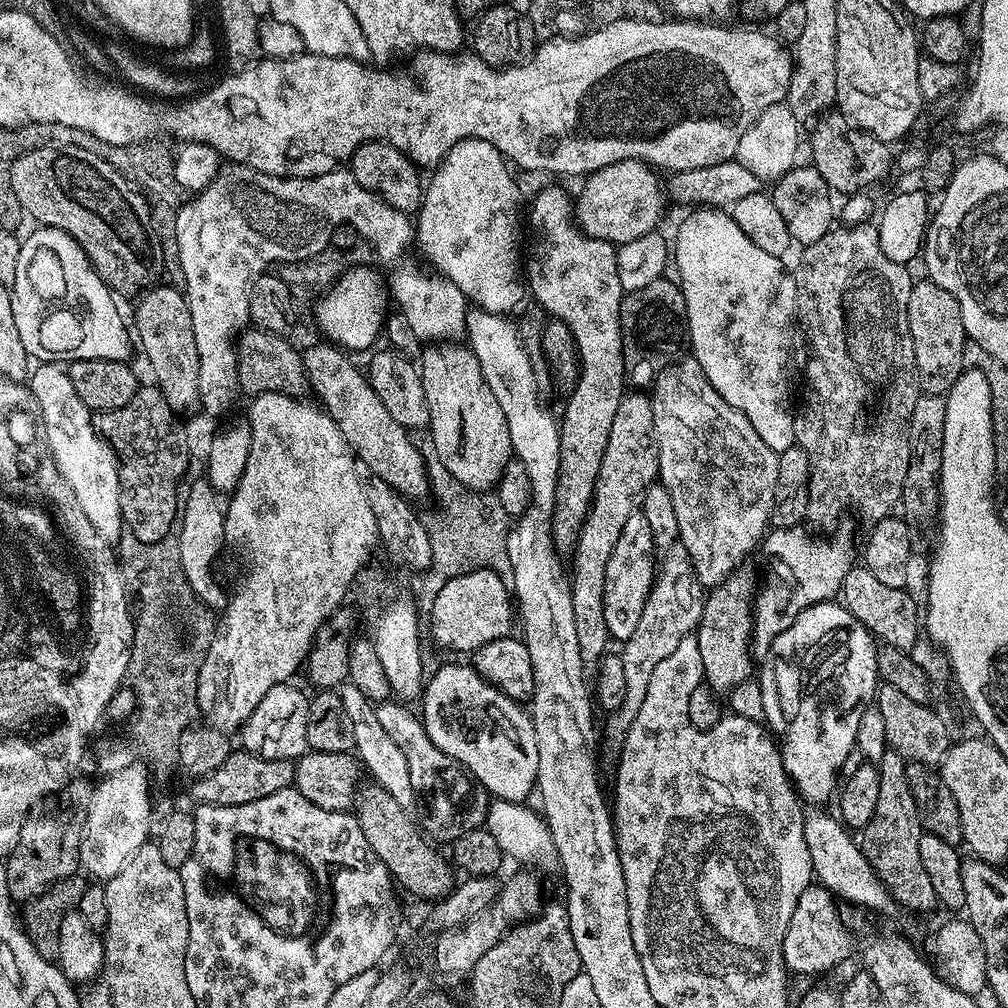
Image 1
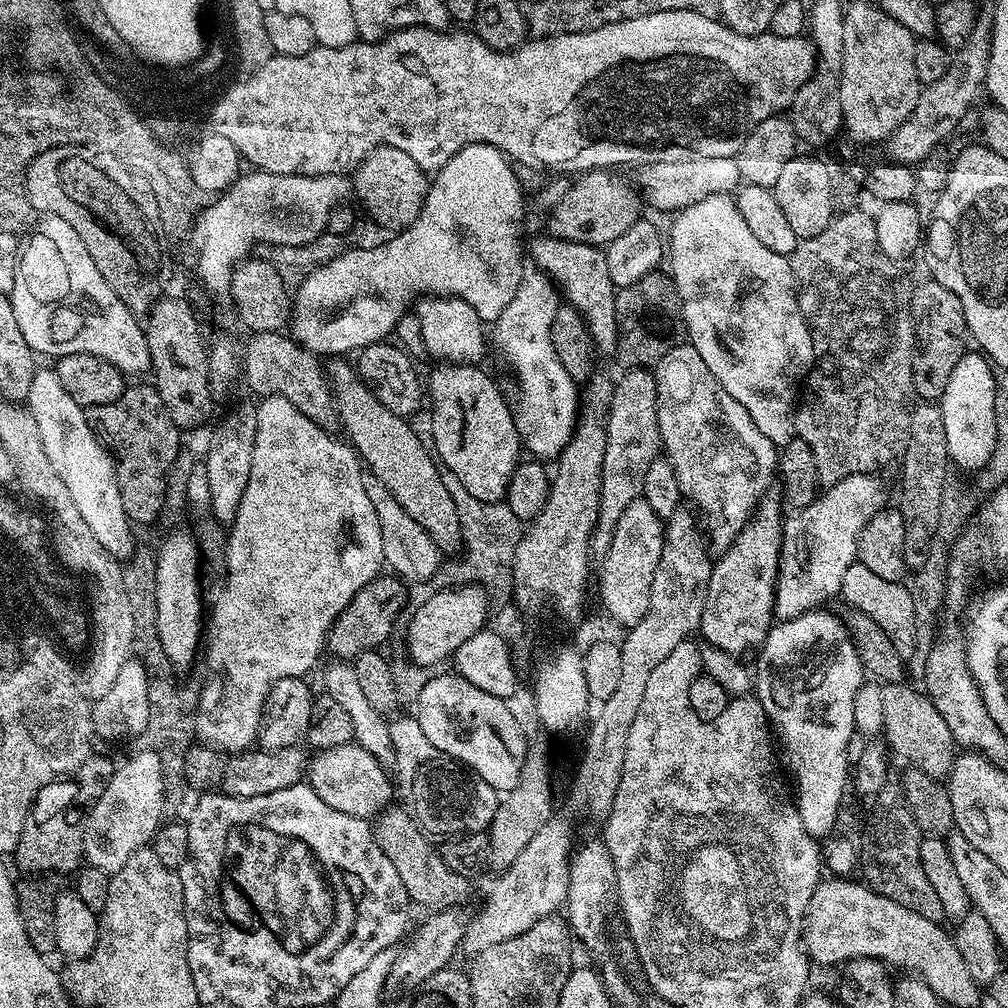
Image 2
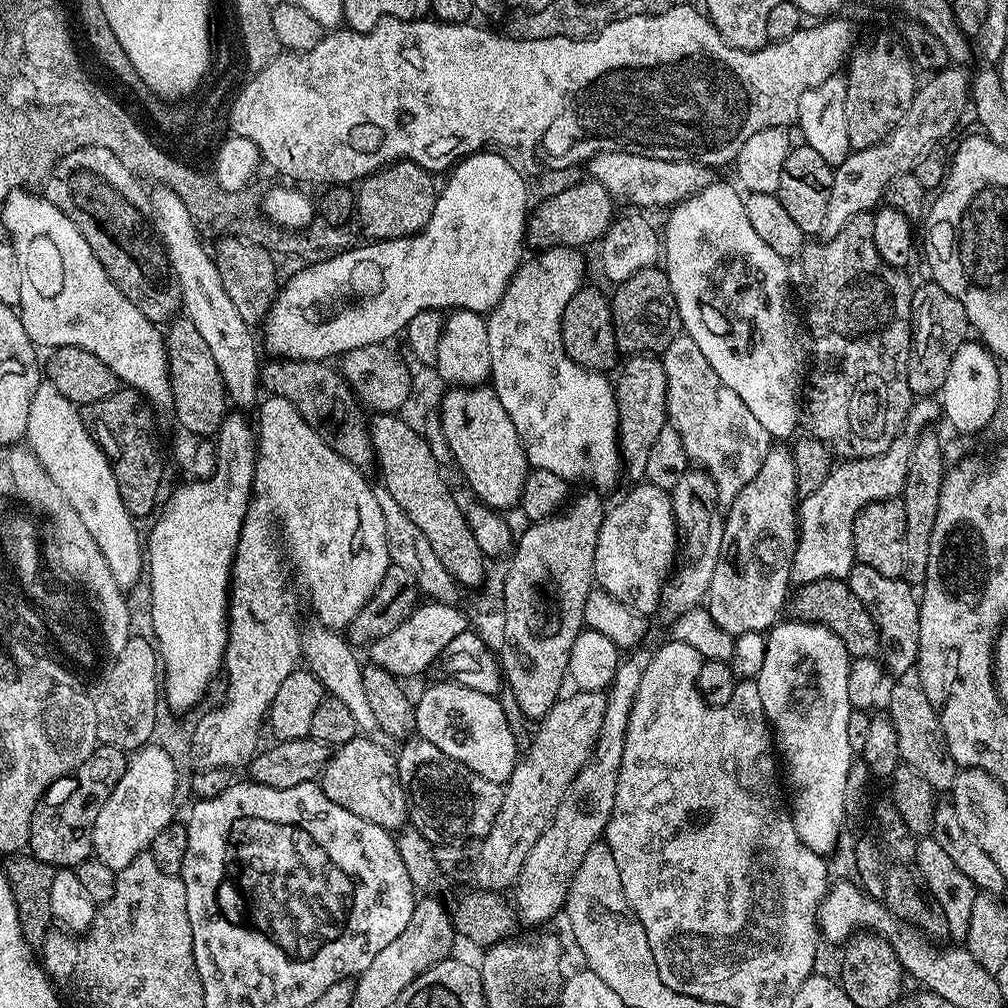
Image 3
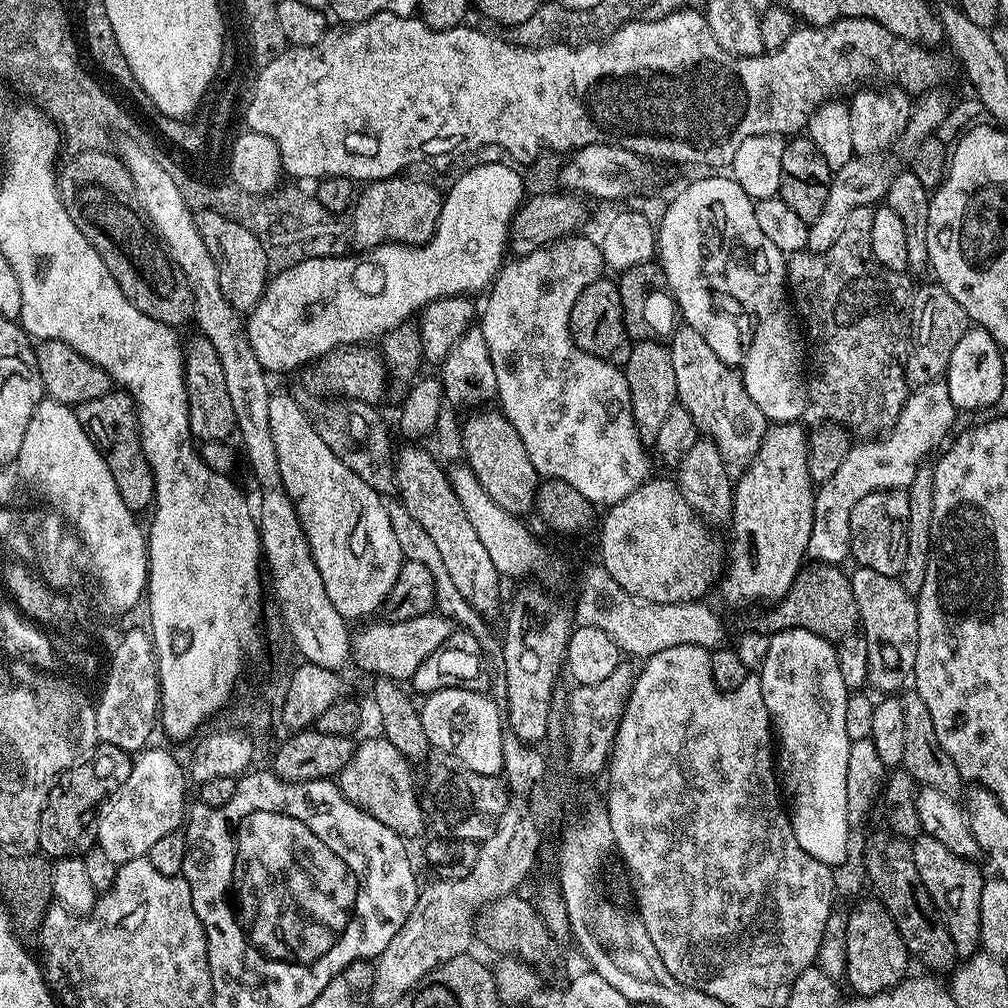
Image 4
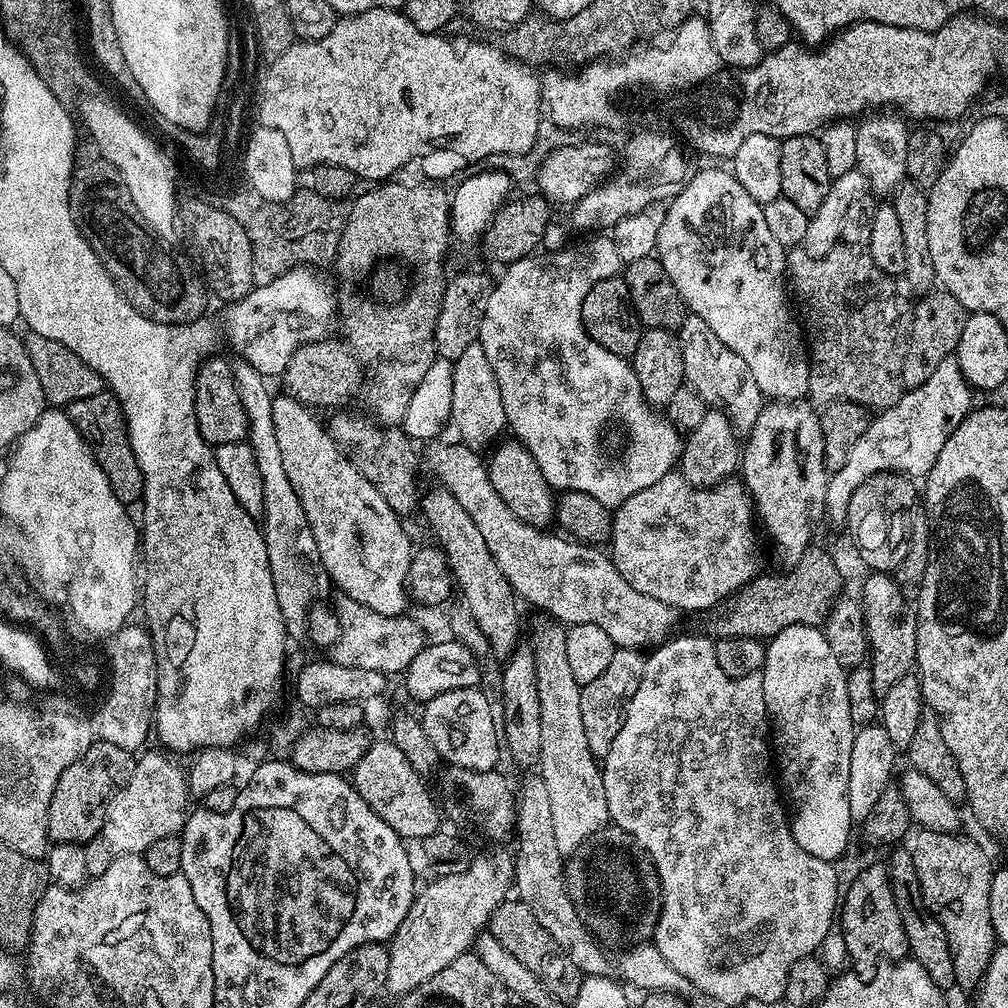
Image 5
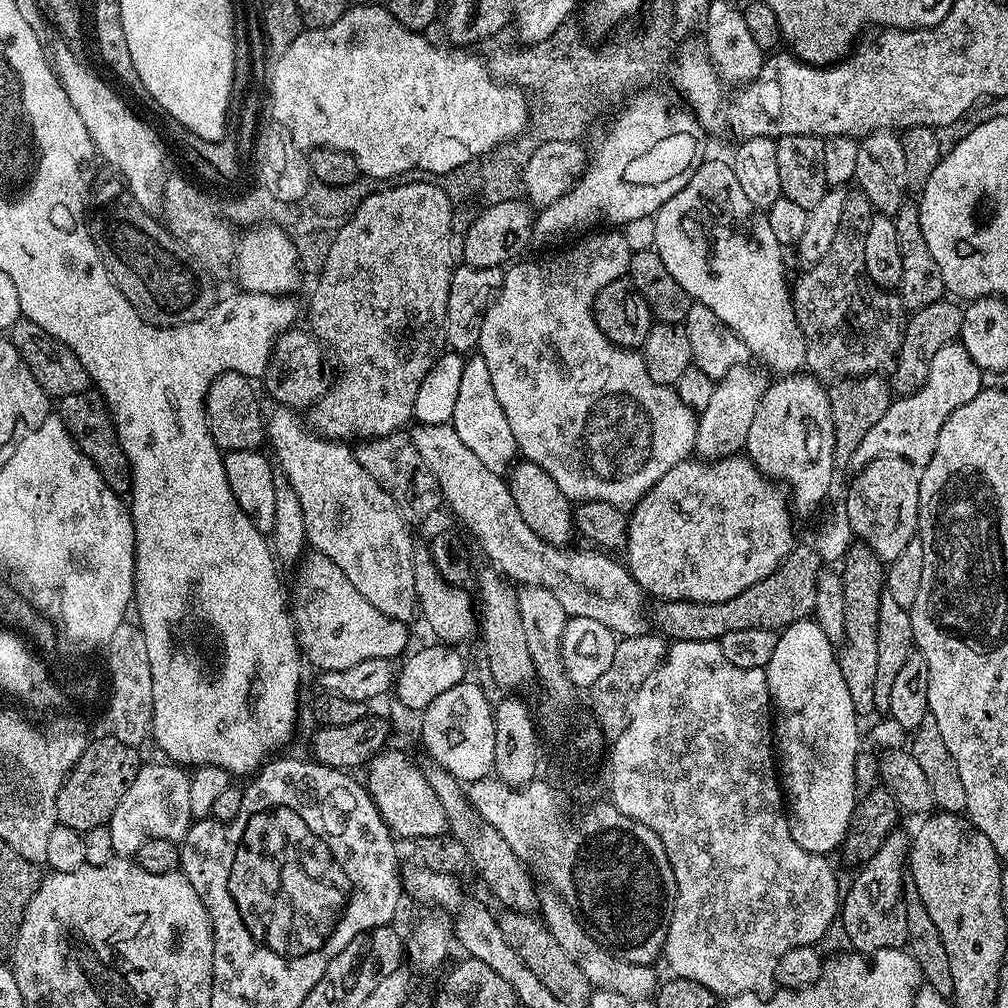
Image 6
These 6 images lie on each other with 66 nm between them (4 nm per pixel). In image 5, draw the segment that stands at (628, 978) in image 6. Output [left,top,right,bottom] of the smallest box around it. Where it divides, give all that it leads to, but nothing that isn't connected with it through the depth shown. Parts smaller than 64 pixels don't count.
[514,774,614,976]

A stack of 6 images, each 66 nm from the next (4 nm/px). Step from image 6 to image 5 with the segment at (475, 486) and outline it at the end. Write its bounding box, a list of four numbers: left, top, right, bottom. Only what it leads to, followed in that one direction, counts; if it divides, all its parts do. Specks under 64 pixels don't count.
[427,440,677,650]

